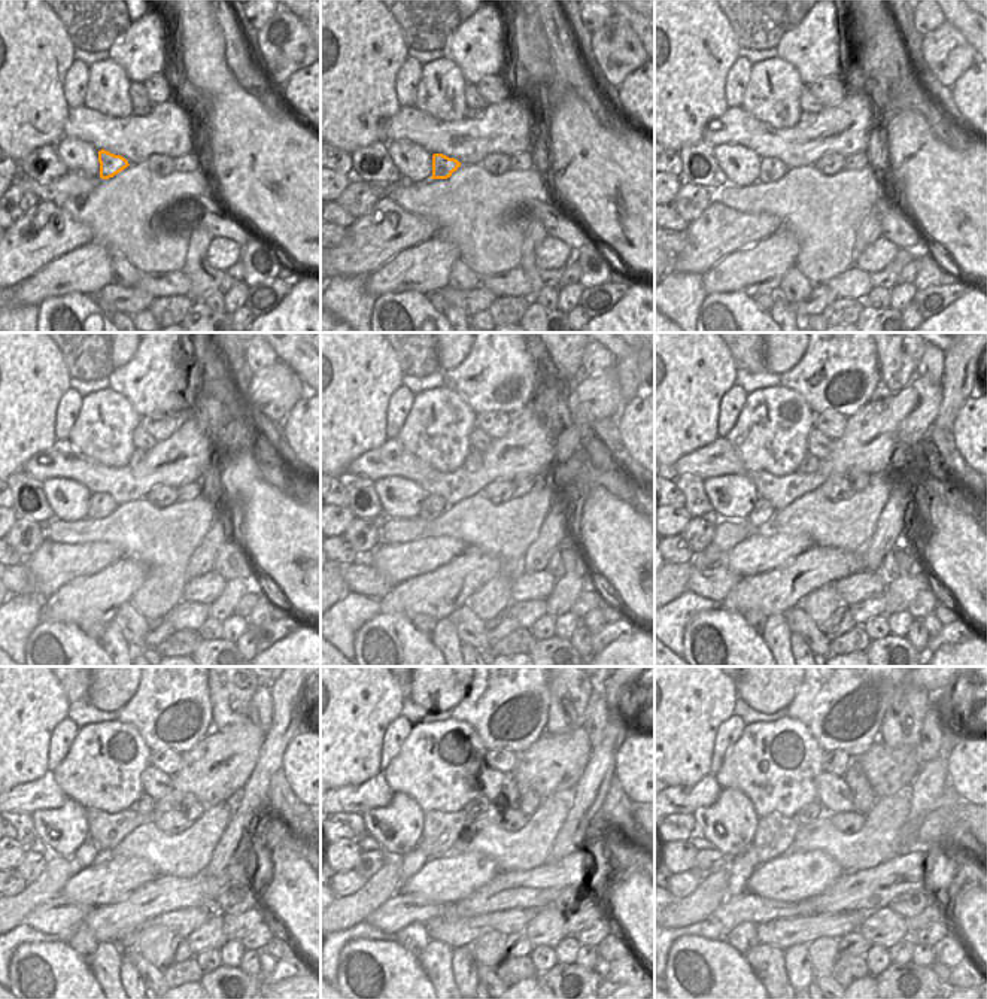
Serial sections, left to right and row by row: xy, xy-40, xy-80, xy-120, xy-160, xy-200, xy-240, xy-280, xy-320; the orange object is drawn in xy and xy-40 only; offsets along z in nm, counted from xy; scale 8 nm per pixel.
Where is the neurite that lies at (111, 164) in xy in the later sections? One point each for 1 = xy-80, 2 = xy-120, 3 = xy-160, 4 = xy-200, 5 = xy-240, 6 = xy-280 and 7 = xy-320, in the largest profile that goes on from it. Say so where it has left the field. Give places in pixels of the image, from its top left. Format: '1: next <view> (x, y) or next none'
1: next xy-80 (771, 169)
2: next xy-120 (100, 504)
3: next xy-160 (433, 506)
4: next xy-200 (764, 512)
5: next xy-240 (88, 853)
6: next xy-280 (412, 862)
7: next xy-320 (741, 867)

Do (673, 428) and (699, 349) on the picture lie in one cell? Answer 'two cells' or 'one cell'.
one cell

